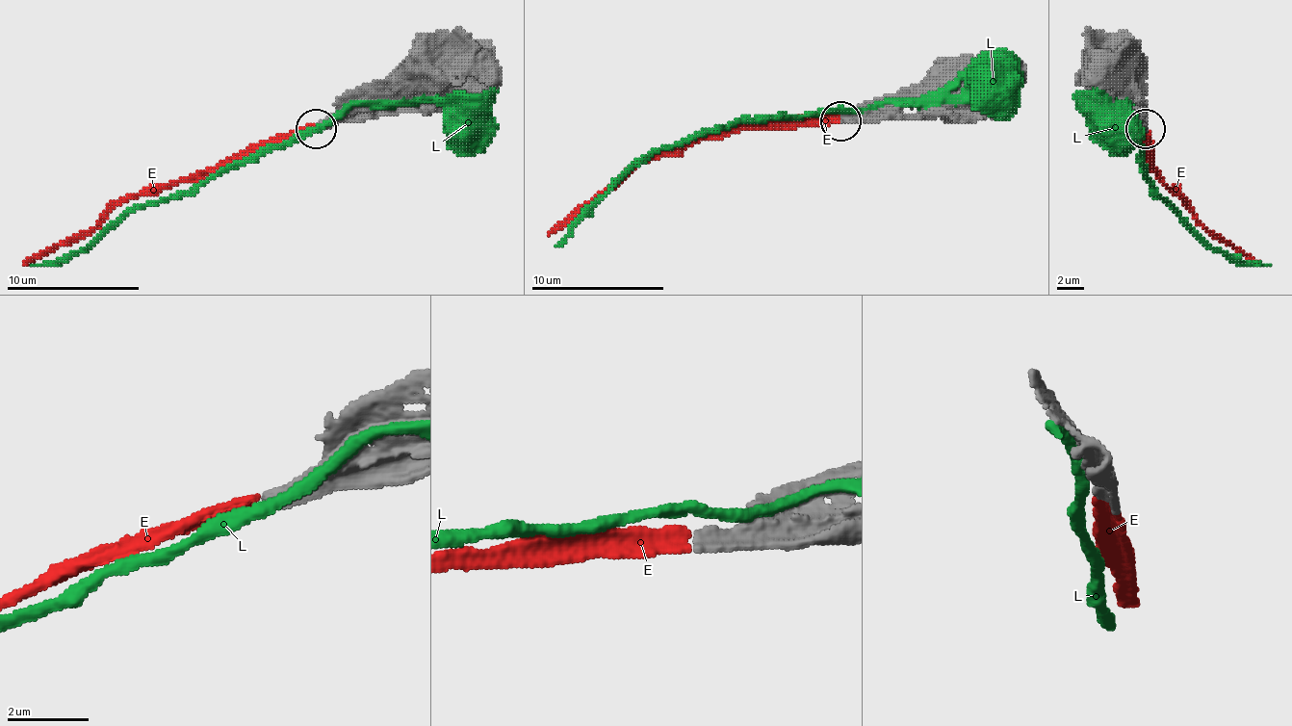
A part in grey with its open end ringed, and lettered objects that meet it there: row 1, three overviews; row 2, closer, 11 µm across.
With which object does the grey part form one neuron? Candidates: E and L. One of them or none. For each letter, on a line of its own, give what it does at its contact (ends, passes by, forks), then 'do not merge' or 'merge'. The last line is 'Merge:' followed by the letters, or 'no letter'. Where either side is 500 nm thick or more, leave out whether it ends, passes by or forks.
E: it ends; merge
L: it passes by; do not merge
Merge: E

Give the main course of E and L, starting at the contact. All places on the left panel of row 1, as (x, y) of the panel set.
E: (314, 124), (250, 144), (217, 165), (134, 194), (93, 227), (54, 245), (23, 265)
L: (323, 121), (333, 121), (353, 104), (440, 101), (451, 121), (460, 131), (467, 131)

